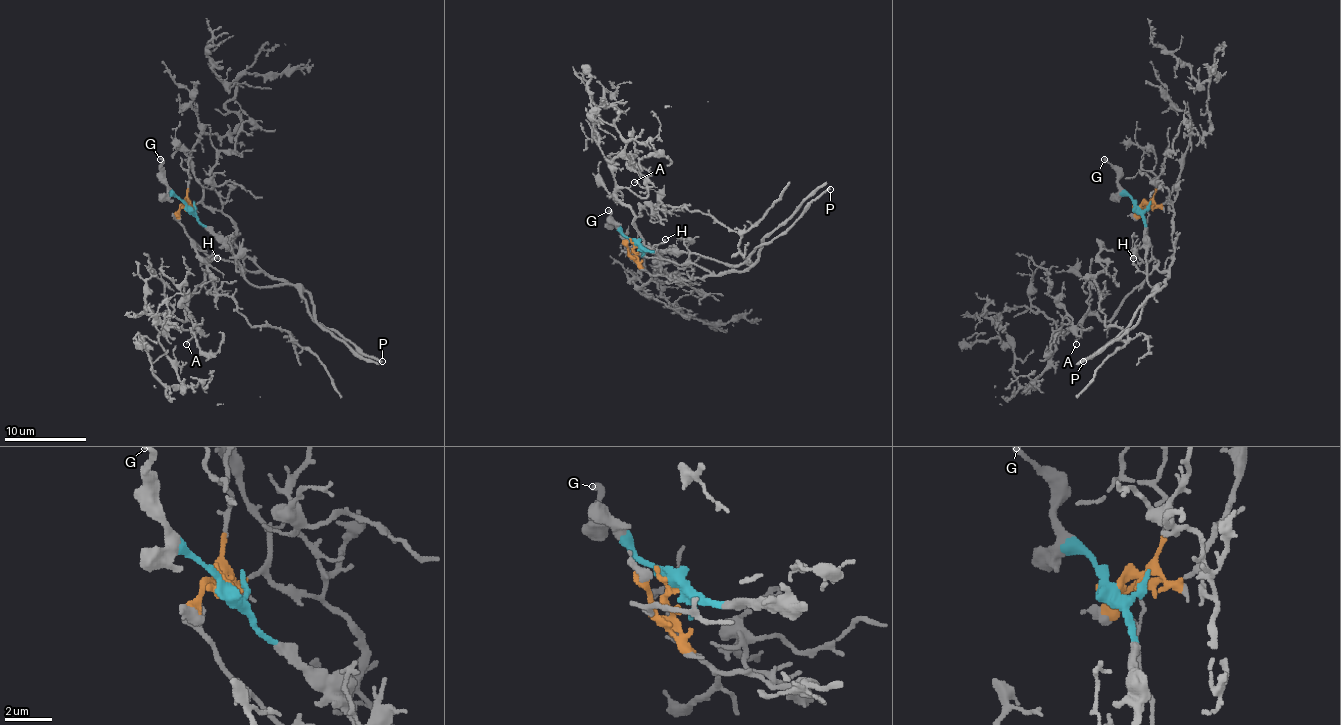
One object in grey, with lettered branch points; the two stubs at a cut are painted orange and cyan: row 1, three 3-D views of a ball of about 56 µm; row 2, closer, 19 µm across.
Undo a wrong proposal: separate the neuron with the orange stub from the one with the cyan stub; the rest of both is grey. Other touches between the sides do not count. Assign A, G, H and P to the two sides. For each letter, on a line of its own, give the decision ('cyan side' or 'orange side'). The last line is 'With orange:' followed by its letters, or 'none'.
A: orange side
G: cyan side
H: orange side
P: cyan side
With orange: A, H

